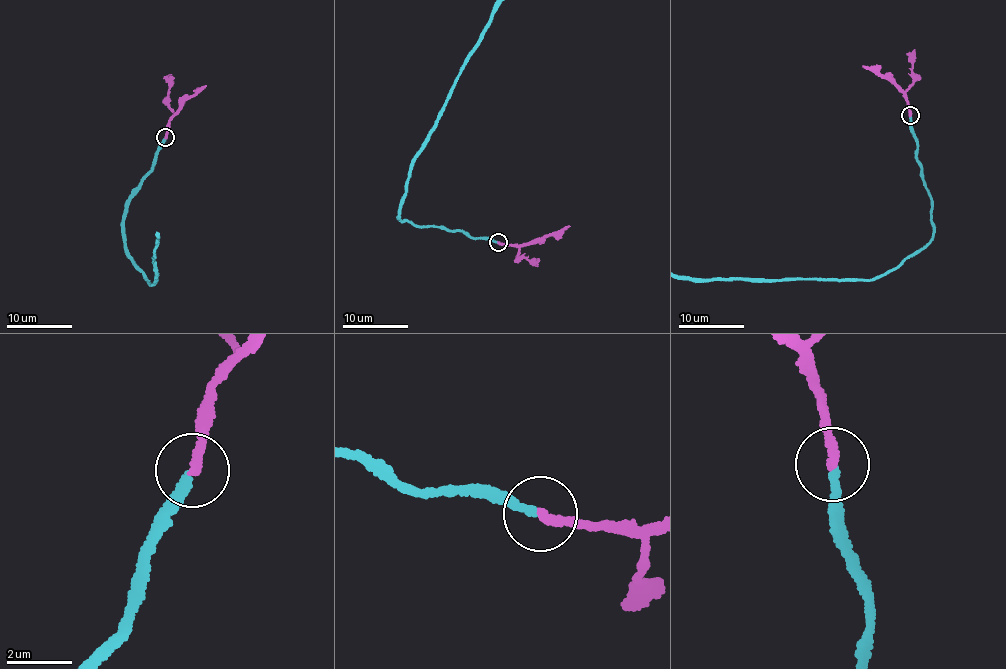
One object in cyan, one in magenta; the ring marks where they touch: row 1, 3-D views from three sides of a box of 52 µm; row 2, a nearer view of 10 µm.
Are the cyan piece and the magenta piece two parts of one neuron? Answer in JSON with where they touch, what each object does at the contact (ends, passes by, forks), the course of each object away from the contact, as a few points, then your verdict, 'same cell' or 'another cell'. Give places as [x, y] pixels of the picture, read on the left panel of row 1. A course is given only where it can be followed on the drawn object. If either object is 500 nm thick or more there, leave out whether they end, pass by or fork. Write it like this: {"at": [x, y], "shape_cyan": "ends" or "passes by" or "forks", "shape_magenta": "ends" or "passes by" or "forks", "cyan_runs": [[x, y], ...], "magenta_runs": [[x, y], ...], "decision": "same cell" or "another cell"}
{"at": [165, 137], "shape_cyan": "ends", "shape_magenta": "ends", "magenta_runs": [[165, 137], [166, 126], [178, 114], [182, 101], [195, 96], [206, 85]], "decision": "same cell"}

